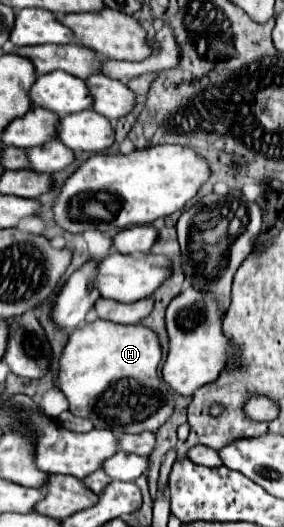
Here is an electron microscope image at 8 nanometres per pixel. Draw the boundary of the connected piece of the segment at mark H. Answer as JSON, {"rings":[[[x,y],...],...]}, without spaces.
{"rings":[[[92,321],[70,333],[60,355],[58,389],[68,399],[68,411],[76,417],[88,417],[96,429],[112,429],[114,433],[156,433],[174,409],[174,397],[170,397],[170,389],[156,373],[160,359],[160,343],[152,329],[144,325]]]}

